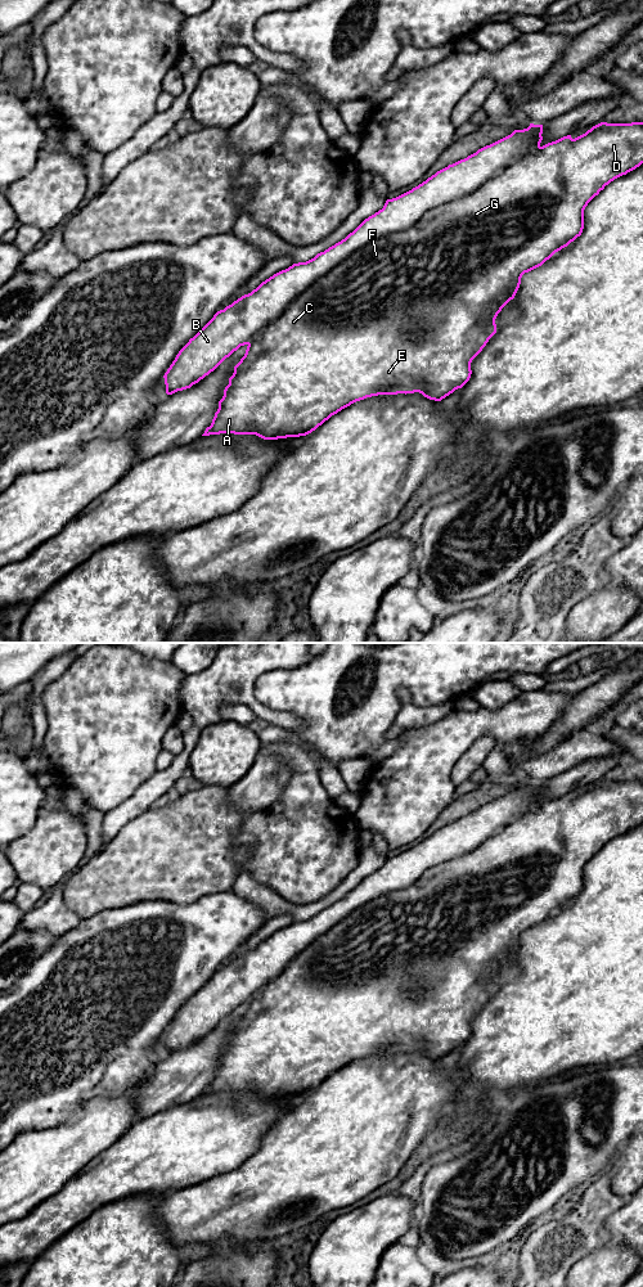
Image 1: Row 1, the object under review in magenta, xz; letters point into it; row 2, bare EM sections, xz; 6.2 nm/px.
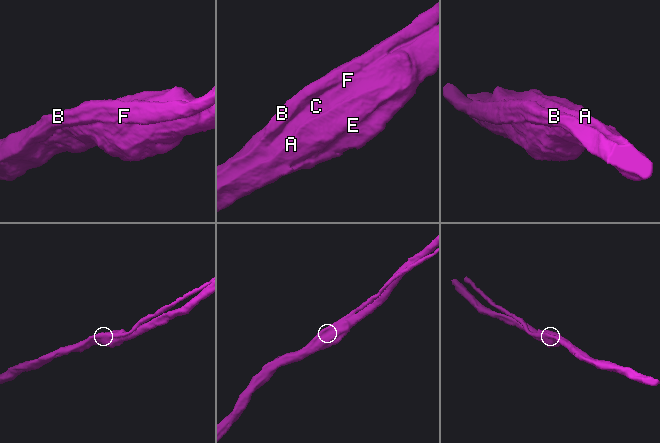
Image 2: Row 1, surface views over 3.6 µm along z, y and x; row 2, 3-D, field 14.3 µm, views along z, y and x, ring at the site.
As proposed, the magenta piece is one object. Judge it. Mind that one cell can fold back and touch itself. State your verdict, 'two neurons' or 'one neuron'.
one neuron

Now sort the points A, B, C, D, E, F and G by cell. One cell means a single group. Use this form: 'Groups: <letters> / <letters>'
Groups: A B C D E F G

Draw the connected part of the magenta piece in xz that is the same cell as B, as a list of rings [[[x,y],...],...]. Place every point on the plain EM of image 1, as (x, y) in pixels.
[[[601,780],[585,792],[572,797],[571,793],[540,804],[543,783],[530,782],[527,787],[514,788],[511,793],[478,807],[476,811],[437,829],[412,849],[387,858],[383,867],[365,877],[345,897],[318,912],[306,921],[293,922],[265,940],[251,951],[242,954],[213,976],[179,1009],[165,1031],[166,1052],[190,1047],[240,1004],[247,1004],[244,1014],[234,1025],[224,1054],[219,1059],[212,1081],[202,1094],[234,1092],[256,1093],[264,1098],[306,1094],[328,1079],[332,1074],[351,1062],[378,1053],[397,1053],[419,1050],[424,1056],[441,1059],[455,1048],[462,1047],[471,1036],[471,1021],[496,991],[495,977],[502,967],[514,957],[521,936],[541,924],[556,910],[567,905],[584,887],[584,868],[615,837],[626,833],[643,822],[643,780],[607,782]]]

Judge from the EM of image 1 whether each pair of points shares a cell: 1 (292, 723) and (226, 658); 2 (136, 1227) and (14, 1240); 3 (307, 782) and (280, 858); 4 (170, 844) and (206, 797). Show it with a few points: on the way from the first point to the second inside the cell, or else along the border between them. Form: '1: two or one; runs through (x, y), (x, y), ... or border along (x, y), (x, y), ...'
1: one; runs through (271, 716), (261, 711), (233, 683), (233, 679)
2: two; border along (86, 1215), (40, 1254)
3: one; runs through (304, 801), (304, 835), (300, 838)
4: one; runs through (181, 832), (205, 809)

